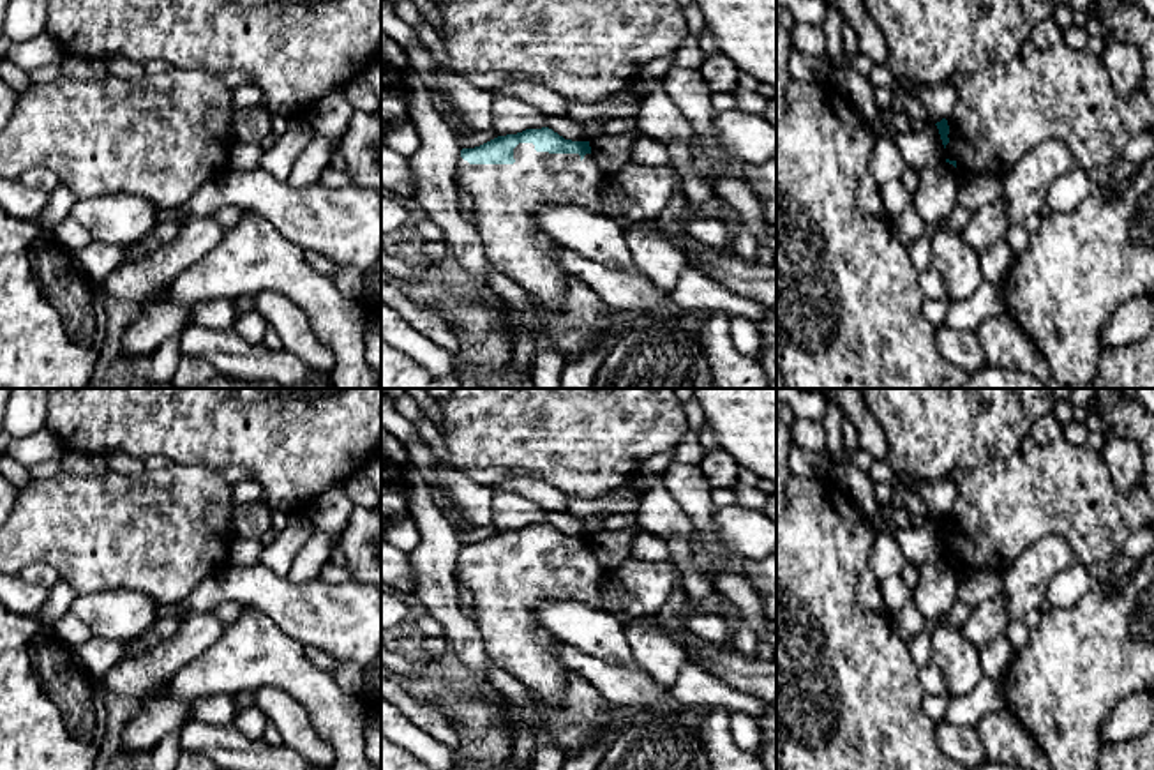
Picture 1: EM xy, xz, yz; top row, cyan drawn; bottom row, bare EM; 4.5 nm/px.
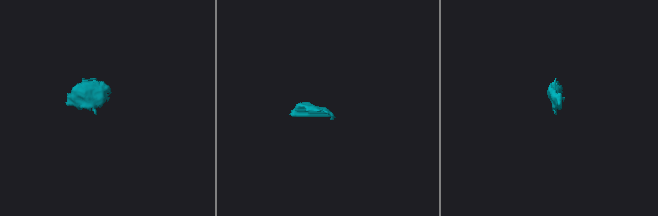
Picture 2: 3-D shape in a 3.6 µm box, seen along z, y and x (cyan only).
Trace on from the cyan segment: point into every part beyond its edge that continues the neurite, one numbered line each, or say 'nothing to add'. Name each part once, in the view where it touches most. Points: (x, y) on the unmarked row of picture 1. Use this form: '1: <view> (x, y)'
1: xz (505, 592)

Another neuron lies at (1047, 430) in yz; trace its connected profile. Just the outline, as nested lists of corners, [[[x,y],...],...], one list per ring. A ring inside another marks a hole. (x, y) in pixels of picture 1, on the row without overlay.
[[[1050,413],[1032,426],[1030,436],[1036,445],[1052,445],[1064,438],[1064,426]]]

